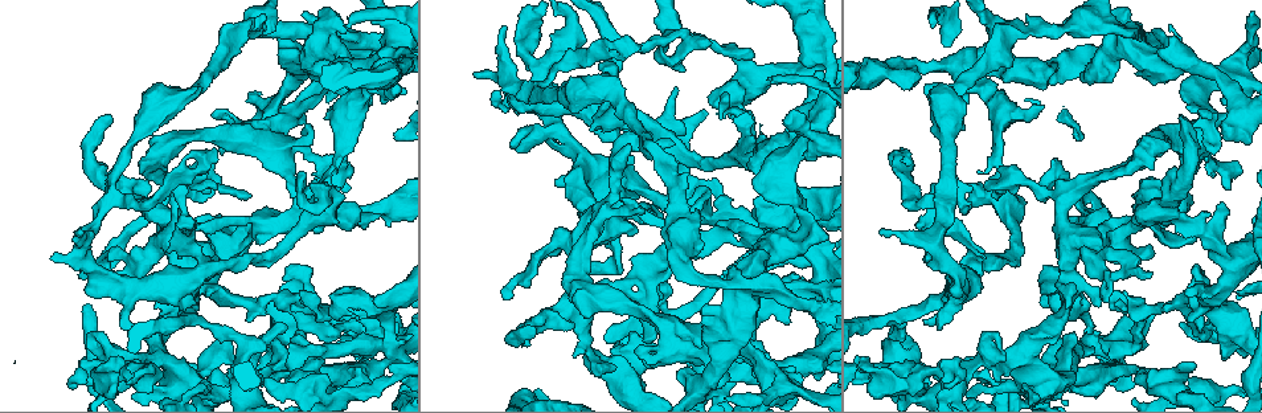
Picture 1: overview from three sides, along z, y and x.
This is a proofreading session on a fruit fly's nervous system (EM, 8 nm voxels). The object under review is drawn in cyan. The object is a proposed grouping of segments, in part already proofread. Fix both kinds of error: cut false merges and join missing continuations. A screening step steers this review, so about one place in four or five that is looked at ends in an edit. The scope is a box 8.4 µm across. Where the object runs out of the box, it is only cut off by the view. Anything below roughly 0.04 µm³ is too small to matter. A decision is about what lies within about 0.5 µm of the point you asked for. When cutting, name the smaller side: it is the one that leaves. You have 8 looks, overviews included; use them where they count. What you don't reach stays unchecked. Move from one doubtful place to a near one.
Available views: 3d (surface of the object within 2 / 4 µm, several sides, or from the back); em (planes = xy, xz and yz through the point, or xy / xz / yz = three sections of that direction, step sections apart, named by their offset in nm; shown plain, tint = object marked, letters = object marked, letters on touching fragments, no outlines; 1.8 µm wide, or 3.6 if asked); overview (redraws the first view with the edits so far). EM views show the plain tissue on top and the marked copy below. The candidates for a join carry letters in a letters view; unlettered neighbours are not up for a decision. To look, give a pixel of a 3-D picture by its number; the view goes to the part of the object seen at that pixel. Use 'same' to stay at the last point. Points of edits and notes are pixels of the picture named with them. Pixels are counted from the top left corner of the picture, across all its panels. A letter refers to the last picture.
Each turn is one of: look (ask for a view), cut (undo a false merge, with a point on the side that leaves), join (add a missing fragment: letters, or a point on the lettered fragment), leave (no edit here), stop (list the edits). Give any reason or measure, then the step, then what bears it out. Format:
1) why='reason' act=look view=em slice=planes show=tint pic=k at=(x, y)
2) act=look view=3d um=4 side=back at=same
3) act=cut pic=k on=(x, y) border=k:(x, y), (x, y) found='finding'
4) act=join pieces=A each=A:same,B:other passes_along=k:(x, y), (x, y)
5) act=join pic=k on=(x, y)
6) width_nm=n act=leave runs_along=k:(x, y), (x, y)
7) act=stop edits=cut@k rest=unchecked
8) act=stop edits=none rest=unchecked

why='looks like a crossing' act=look view=em slice=planes show=letters pic=1 at=(392, 352)

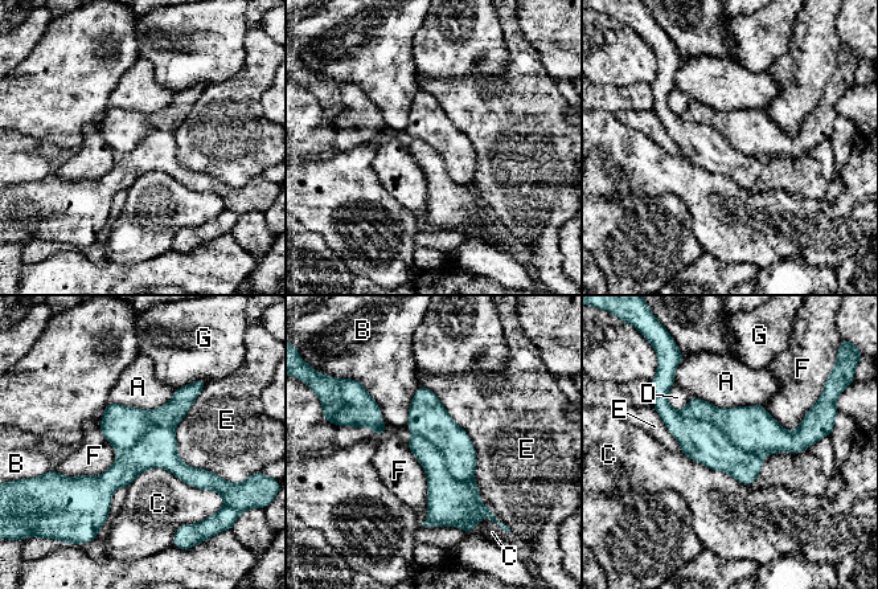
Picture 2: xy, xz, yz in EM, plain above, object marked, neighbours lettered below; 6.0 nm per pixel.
longest_contact=E:600nm act=cut pic=2 on=(702, 441) each=A:other,B:other,C:other,D:other,E:other,F:other,G:other border=2:(678, 413), (763, 455) found='two neurons meet here'

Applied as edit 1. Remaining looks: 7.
act=look view=overview

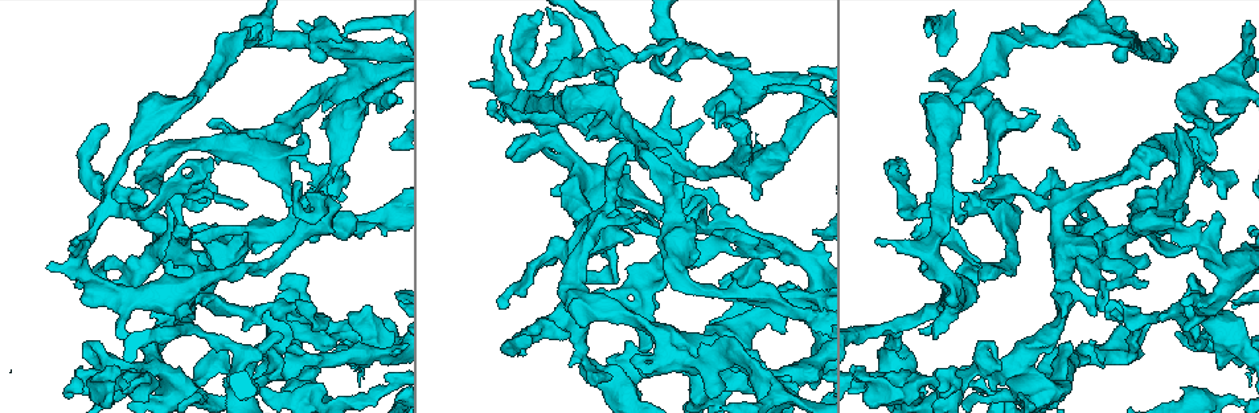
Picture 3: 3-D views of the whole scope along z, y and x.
why='sharp bend' act=look view=em slice=planes show=tint pic=3 at=(940, 209)

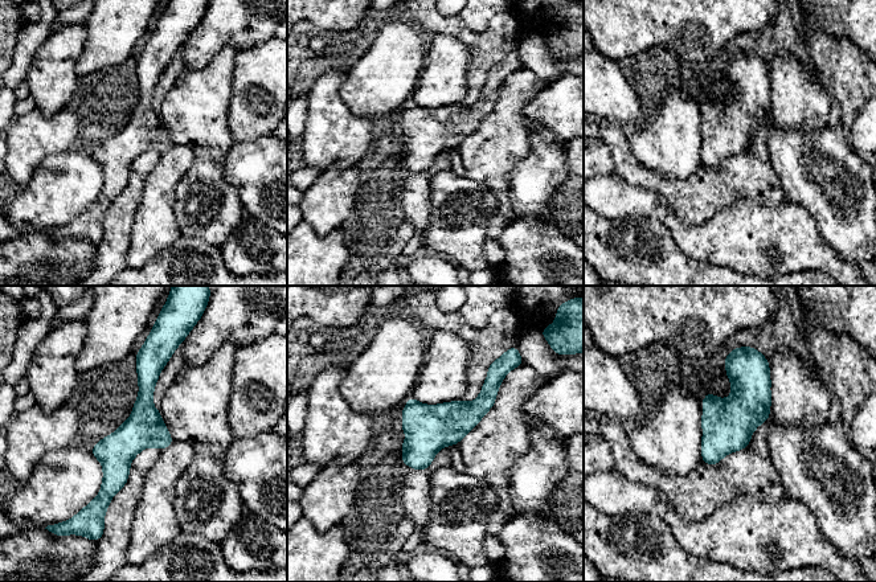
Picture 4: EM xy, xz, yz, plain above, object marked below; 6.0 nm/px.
why='what lies round it' act=look view=em slice=planes show=letters at=same

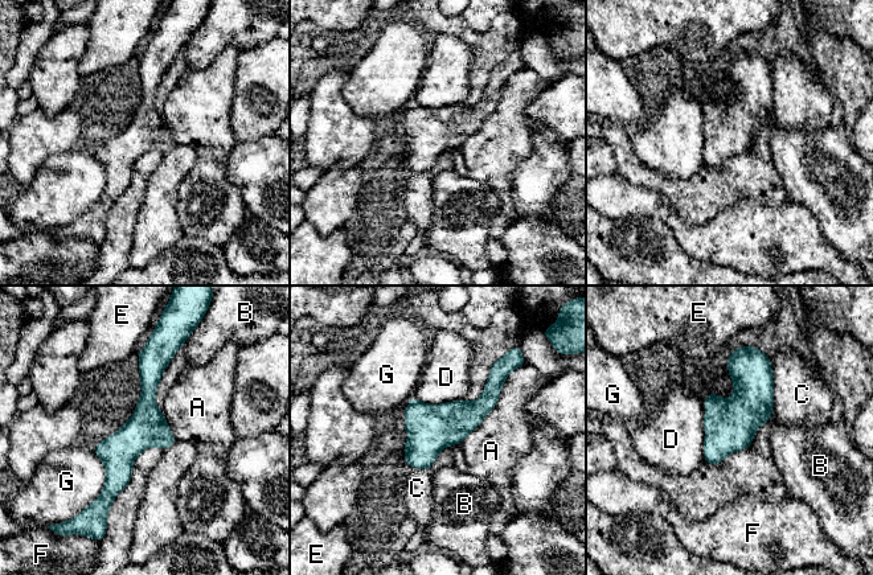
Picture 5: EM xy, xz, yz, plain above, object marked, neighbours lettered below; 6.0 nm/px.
act=leave each=A:other,B:other,C:other,D:other,E:other,F:other,G:other border=5:(508, 374), (496, 405), (459, 444) found='all the same neuron'

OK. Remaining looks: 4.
act=stop edits=cut@2 rest=unchecked

